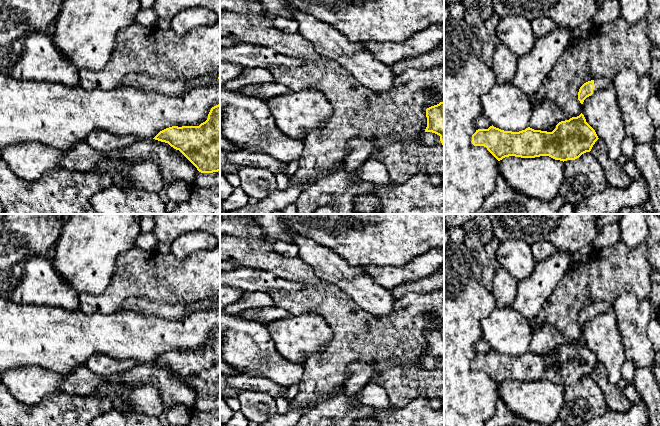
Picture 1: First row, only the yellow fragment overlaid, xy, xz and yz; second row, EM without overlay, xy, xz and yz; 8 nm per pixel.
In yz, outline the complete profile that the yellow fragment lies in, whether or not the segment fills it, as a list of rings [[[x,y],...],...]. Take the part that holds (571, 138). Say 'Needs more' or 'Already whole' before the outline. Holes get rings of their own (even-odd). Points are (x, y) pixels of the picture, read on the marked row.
Already whole. [[[581,113],[577,117],[559,122],[552,132],[534,130],[530,127],[512,132],[492,125],[488,129],[476,130],[472,135],[472,144],[486,147],[498,161],[509,156],[549,156],[564,162],[575,160],[590,152],[598,139],[595,130]]]

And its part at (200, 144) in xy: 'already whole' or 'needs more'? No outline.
already whole

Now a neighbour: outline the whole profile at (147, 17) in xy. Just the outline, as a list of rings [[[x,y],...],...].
[[[152,7],[147,9],[140,9],[135,16],[134,23],[151,27],[156,24],[158,18],[159,17]]]

